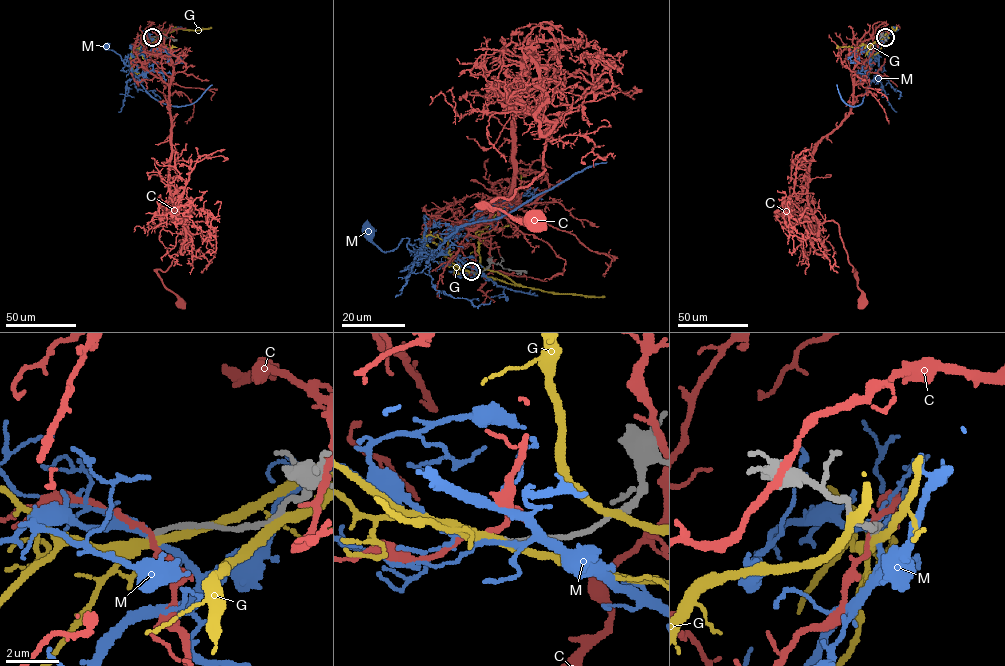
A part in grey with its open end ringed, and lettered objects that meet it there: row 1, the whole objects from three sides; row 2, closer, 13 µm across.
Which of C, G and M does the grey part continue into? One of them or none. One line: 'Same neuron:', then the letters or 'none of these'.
Same neuron: none of these

